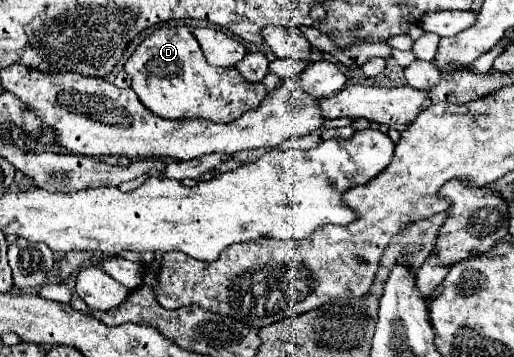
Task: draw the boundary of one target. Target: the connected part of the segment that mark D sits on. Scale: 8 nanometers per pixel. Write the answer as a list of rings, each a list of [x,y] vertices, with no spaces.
[[[164,26],[154,30],[128,58],[124,64],[132,80],[132,90],[140,98],[140,102],[152,110],[152,114],[168,120],[182,120],[182,118],[204,118],[210,122],[232,122],[240,114],[250,108],[256,108],[260,102],[260,90],[252,82],[244,82],[244,76],[236,68],[216,68],[210,66],[200,50],[198,40],[192,36],[188,26]]]

